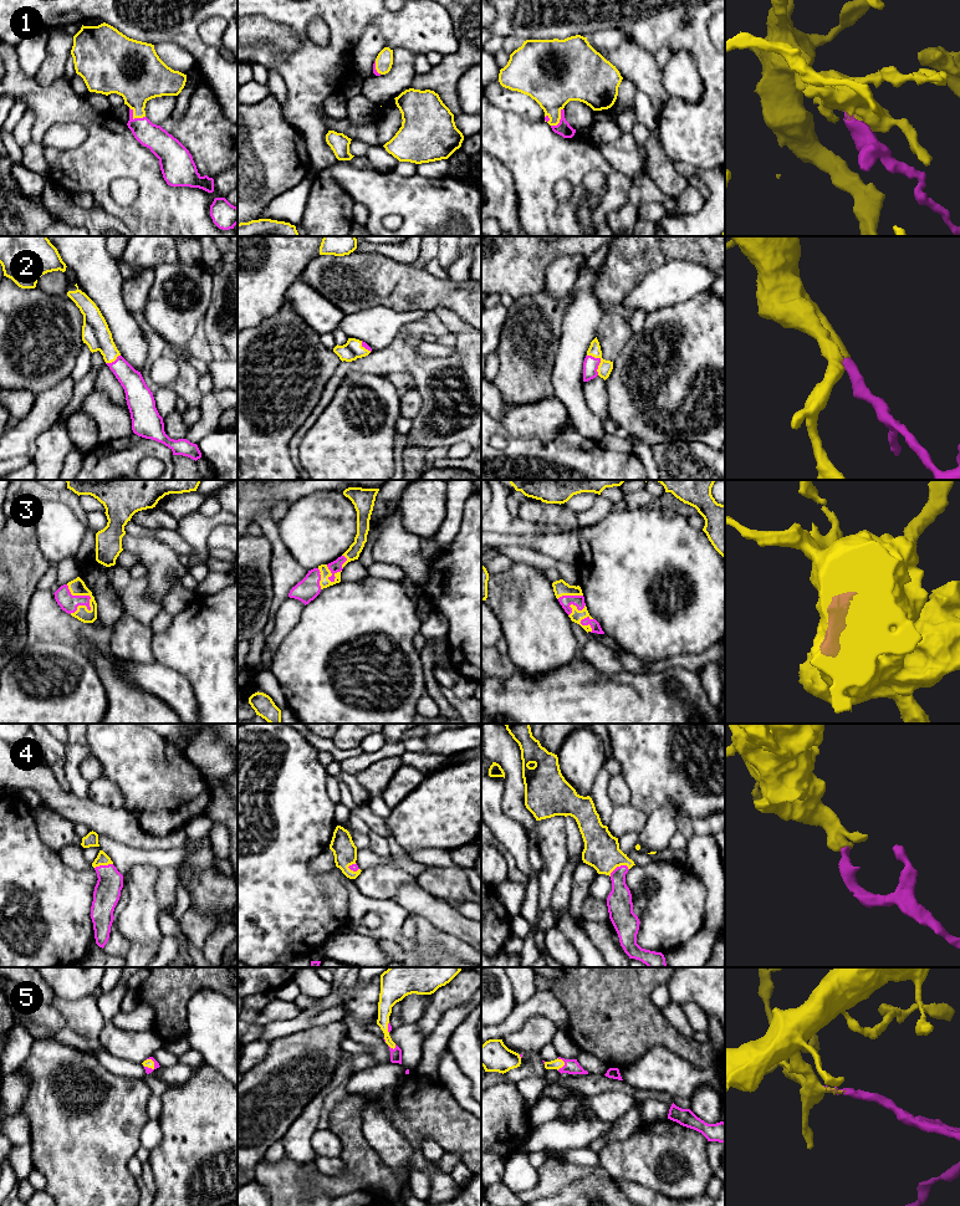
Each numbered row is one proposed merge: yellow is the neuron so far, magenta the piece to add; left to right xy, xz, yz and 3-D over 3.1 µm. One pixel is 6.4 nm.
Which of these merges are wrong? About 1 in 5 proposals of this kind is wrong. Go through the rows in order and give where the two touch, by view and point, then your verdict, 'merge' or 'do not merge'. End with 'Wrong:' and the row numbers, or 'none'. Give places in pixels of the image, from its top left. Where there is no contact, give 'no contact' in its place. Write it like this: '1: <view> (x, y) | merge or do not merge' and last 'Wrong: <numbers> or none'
1: xy (134, 117) | merge
2: yz (601, 361) | merge
3: xy (83, 594) | merge
4: yz (618, 865) | merge
5: yz (563, 1064) | merge
Wrong: none

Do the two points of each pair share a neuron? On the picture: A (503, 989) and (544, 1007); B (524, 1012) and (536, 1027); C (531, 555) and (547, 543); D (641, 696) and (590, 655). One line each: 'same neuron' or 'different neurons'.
A: different neurons
B: different neurons
C: different neurons
D: different neurons

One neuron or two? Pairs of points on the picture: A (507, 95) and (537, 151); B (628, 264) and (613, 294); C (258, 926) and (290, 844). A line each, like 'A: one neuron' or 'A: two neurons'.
A: two neurons
B: one neuron
C: one neuron

